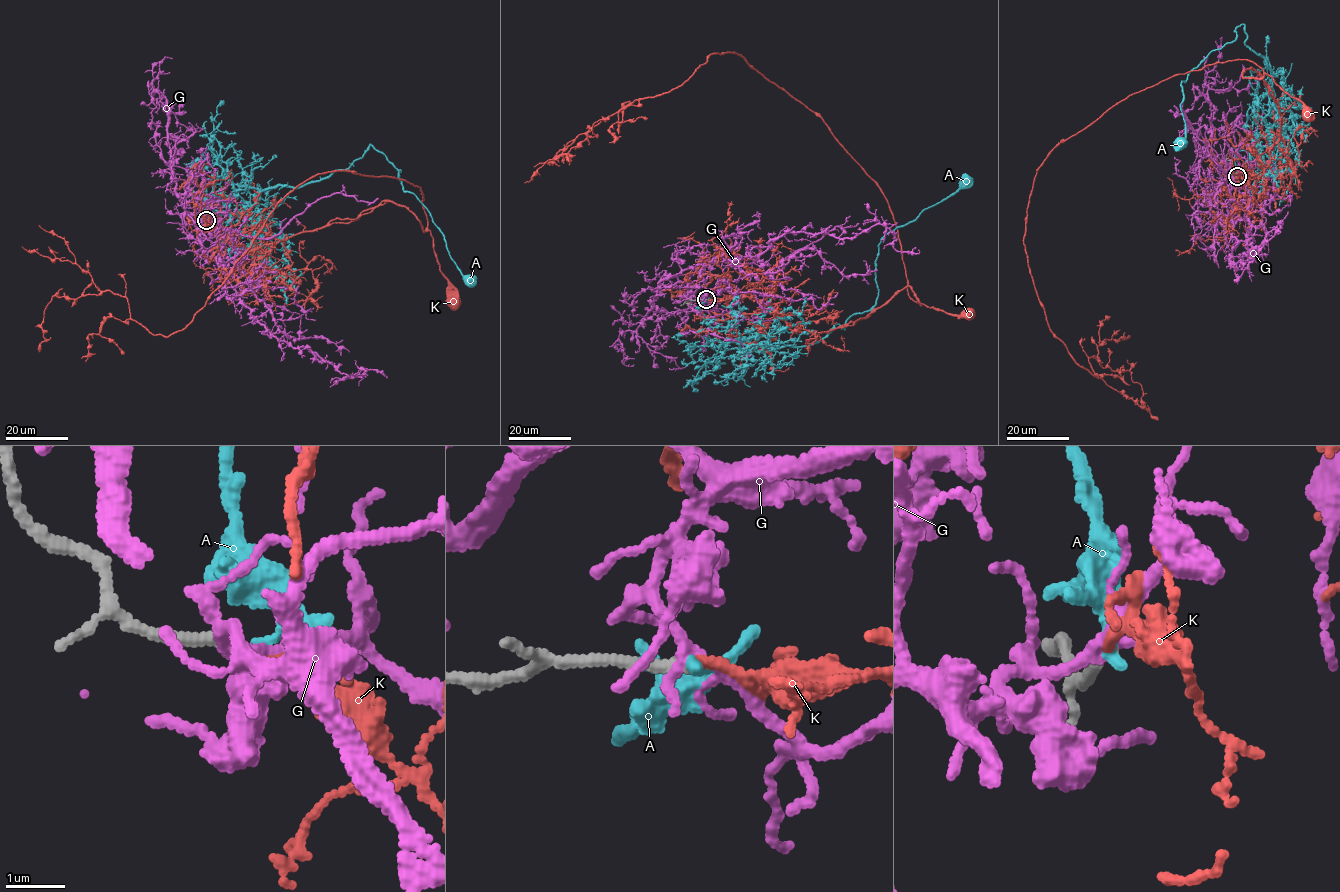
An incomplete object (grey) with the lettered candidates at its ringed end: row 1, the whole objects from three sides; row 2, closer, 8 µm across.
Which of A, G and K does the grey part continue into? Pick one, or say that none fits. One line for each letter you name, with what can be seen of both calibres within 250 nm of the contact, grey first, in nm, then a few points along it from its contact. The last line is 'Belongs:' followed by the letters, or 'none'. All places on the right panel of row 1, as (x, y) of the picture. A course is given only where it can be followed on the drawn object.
K: 190/130 nm | via (1238, 176), (1247, 184), (1265, 170), (1281, 120), (1261, 77), (1244, 70), (1271, 77), (1307, 117)
Belongs: K

